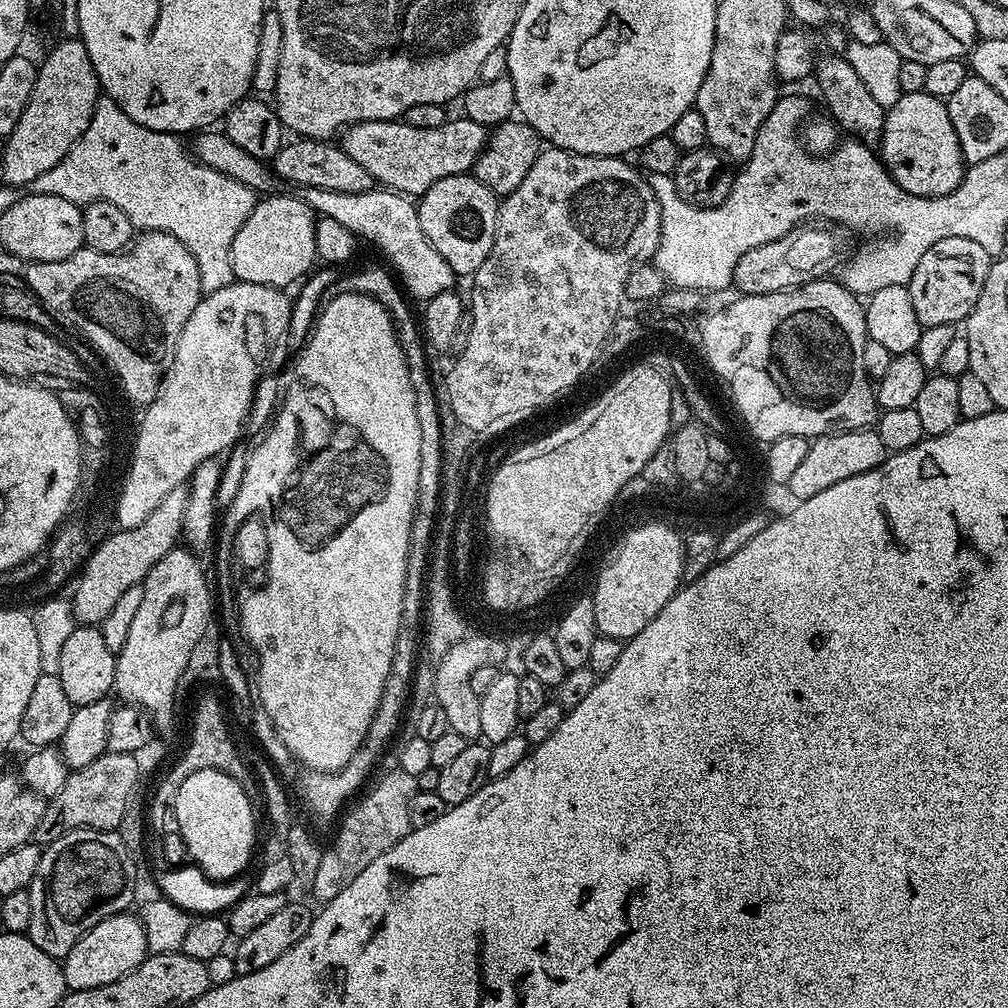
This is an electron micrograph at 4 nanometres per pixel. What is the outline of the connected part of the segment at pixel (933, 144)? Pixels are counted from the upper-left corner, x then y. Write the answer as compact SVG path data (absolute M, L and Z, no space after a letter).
M925 91L902 94L896 105L887 109L878 155L892 175L892 181L915 196L950 194L962 182L966 169L947 103Z

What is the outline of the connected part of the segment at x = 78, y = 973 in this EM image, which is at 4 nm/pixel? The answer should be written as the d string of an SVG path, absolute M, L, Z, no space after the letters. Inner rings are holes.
M120 912L116 916L98 922L98 926L90 929L75 946L70 954L63 957L64 983L71 991L94 990L94 986L106 986L110 982L118 982L126 974L130 974L149 955L146 942L146 930L142 926L139 915Z

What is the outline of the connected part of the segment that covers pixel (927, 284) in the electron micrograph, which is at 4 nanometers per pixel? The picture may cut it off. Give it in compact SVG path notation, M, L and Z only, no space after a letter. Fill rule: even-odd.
M942 238L942 242L934 242L934 246L922 254L918 266L912 268L912 277L906 285L921 326L956 326L959 320L960 323L967 321L974 302L978 302L978 294L982 294L982 286L986 286L986 274L993 262L993 257L967 238Z

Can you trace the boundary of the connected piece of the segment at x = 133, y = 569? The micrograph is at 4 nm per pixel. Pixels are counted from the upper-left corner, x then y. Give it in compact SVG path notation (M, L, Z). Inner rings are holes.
M188 484L174 486L174 490L170 490L170 494L166 494L166 498L162 498L154 510L150 510L146 522L113 531L92 549L79 573L81 576L76 584L76 593L70 596L72 613L81 625L99 626L106 614L110 614L114 602L122 598L123 592L130 590L130 586L143 584L154 562L181 543L189 502L188 490Z

